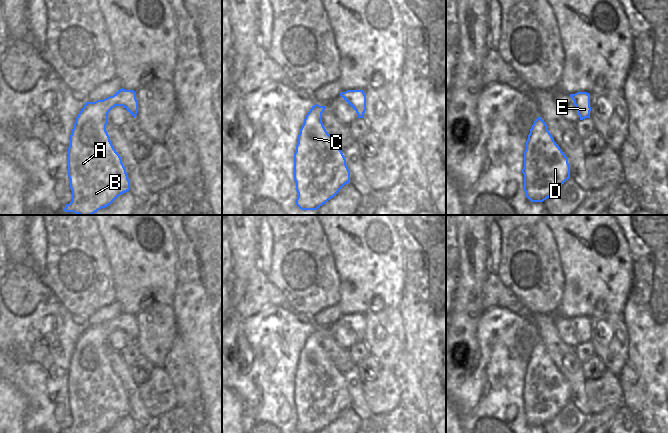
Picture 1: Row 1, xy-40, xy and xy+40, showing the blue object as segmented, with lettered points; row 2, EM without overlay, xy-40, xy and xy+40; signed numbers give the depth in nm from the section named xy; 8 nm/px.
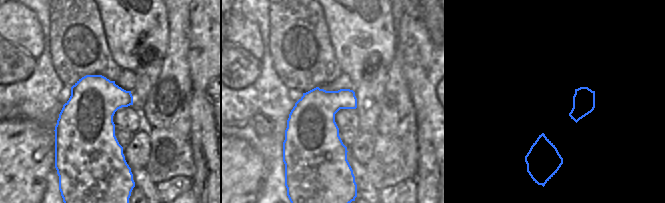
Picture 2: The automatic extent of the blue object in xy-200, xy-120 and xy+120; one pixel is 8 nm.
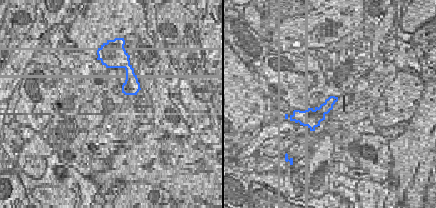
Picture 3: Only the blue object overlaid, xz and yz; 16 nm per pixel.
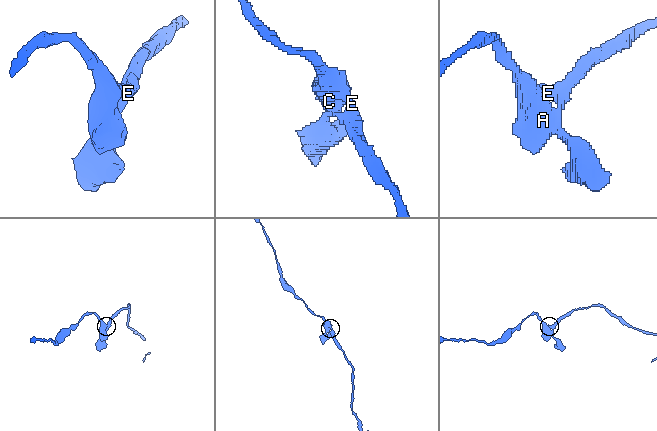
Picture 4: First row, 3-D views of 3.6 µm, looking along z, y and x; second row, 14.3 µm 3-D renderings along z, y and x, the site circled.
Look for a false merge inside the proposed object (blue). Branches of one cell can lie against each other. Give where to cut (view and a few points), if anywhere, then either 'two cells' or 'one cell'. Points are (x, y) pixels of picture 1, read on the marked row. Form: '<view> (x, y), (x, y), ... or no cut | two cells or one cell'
no cut | one cell

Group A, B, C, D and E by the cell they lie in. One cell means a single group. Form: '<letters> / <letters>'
A B C D E

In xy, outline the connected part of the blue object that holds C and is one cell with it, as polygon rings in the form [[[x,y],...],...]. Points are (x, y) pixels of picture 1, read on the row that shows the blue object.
[[[312,106],[298,135],[294,181],[301,210],[317,210],[350,182],[346,159],[322,123],[325,109]]]

